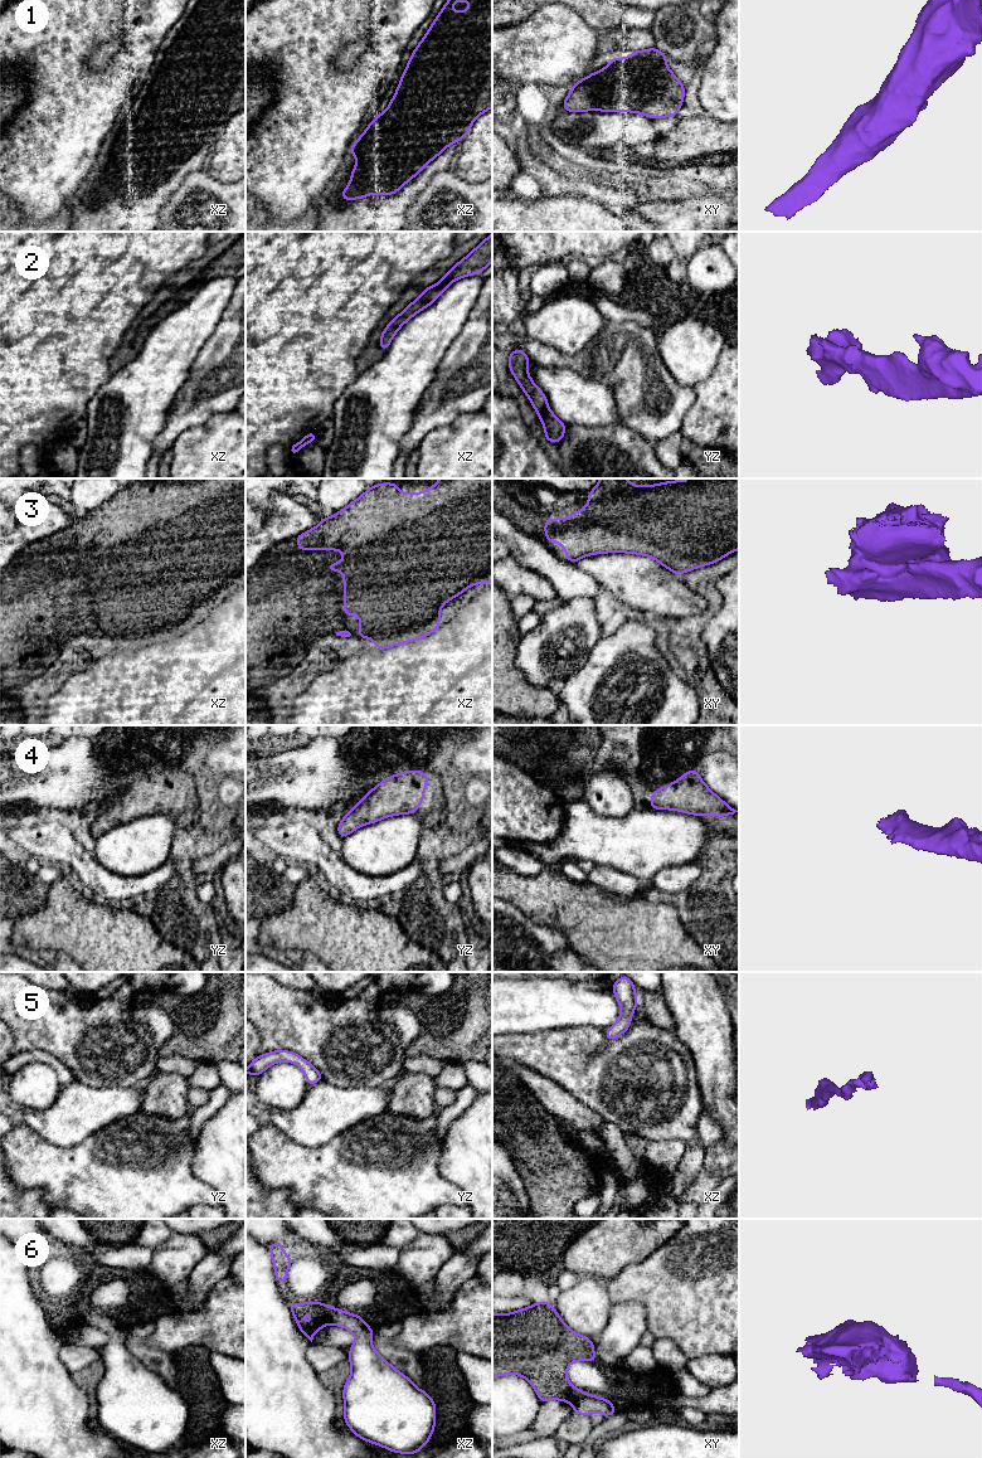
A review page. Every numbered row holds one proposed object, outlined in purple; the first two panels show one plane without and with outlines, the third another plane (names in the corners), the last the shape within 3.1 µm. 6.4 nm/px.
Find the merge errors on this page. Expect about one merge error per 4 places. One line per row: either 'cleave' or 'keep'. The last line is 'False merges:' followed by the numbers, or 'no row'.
1: keep
2: keep
3: keep
4: keep
5: keep
6: cleave
False merges: 6

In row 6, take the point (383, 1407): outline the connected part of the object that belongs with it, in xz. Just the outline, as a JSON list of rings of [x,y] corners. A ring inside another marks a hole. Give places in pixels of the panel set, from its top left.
[[[329,1307],[331,1323],[355,1335],[347,1356],[351,1374],[342,1389],[344,1420],[363,1440],[394,1453],[415,1454],[436,1427],[436,1403],[371,1346],[374,1330],[360,1314]]]

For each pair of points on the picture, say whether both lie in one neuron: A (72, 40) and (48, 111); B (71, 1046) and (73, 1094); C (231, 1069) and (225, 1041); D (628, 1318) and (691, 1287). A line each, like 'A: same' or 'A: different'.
A: same
B: different
C: different
D: different

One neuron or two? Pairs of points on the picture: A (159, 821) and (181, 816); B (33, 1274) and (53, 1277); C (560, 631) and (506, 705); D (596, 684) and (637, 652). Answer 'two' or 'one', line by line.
A: two
B: two
C: two
D: one

